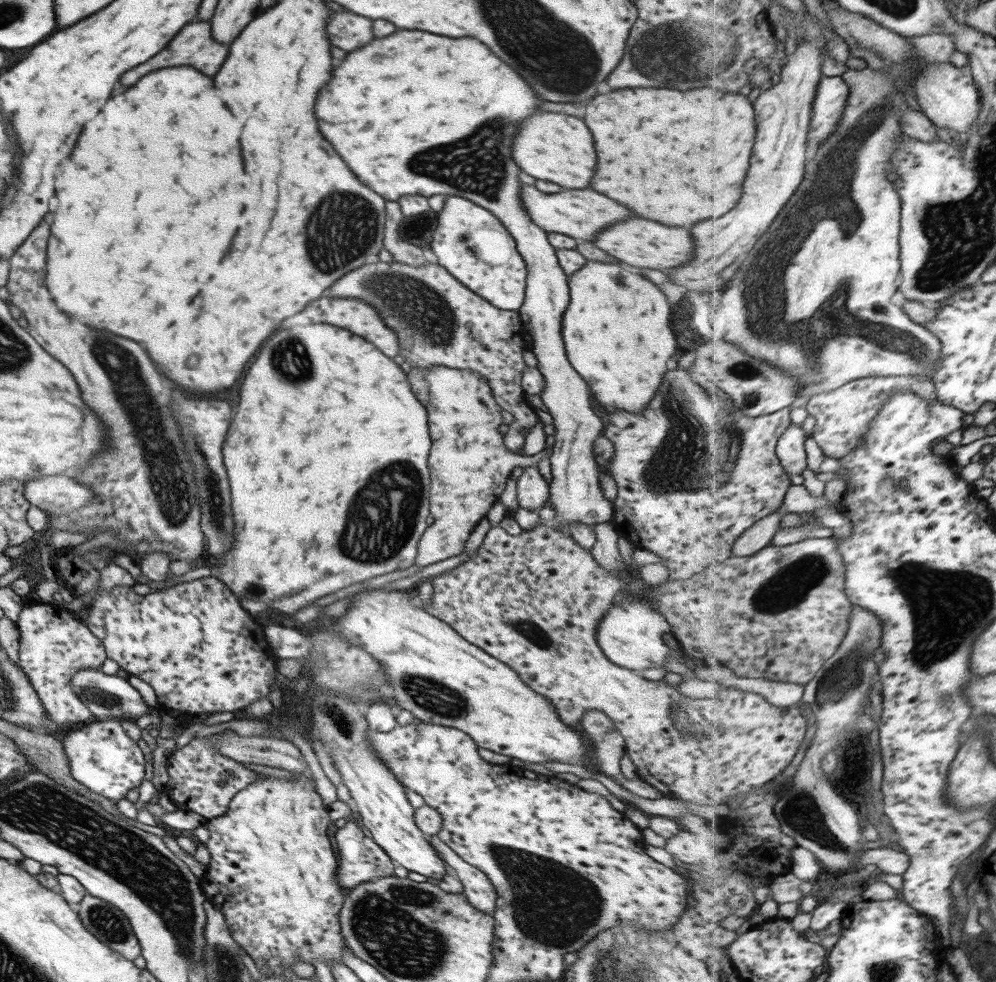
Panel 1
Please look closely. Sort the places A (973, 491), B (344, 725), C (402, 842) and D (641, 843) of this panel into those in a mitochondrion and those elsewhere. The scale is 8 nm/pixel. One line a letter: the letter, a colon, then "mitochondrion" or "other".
A: other
B: mitochondrion
C: other
D: other

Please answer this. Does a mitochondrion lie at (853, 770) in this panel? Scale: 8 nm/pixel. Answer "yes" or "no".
no

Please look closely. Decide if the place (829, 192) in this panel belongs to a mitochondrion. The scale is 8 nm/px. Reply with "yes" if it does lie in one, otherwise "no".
yes

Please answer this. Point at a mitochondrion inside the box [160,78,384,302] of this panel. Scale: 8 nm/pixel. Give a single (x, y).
(326, 252)

